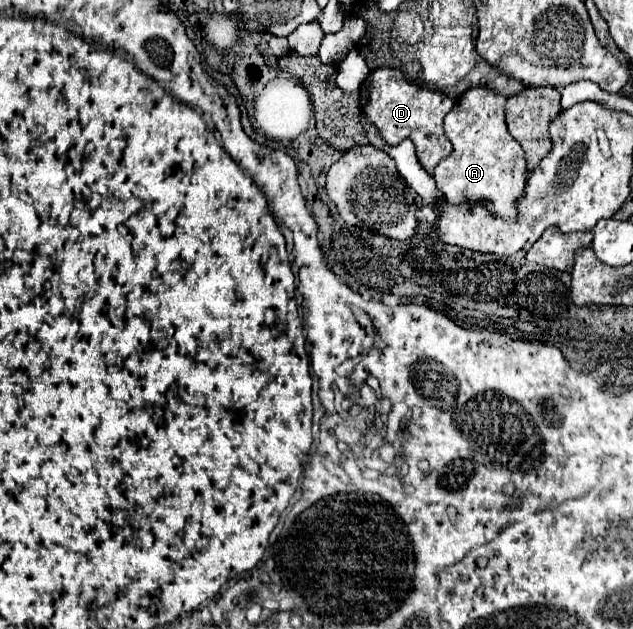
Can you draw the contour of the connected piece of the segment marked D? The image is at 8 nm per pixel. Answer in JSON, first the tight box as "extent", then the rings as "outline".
{"extent":[361,67,455,173],"outline":[[[391,67],[375,69],[365,81],[365,87],[361,87],[361,107],[365,107],[369,119],[377,123],[383,139],[387,143],[401,143],[409,137],[417,149],[419,163],[427,173],[431,173],[453,151],[451,141],[445,137],[443,129],[444,117],[453,105],[455,101],[445,93],[419,87],[407,81],[399,69]]]}

